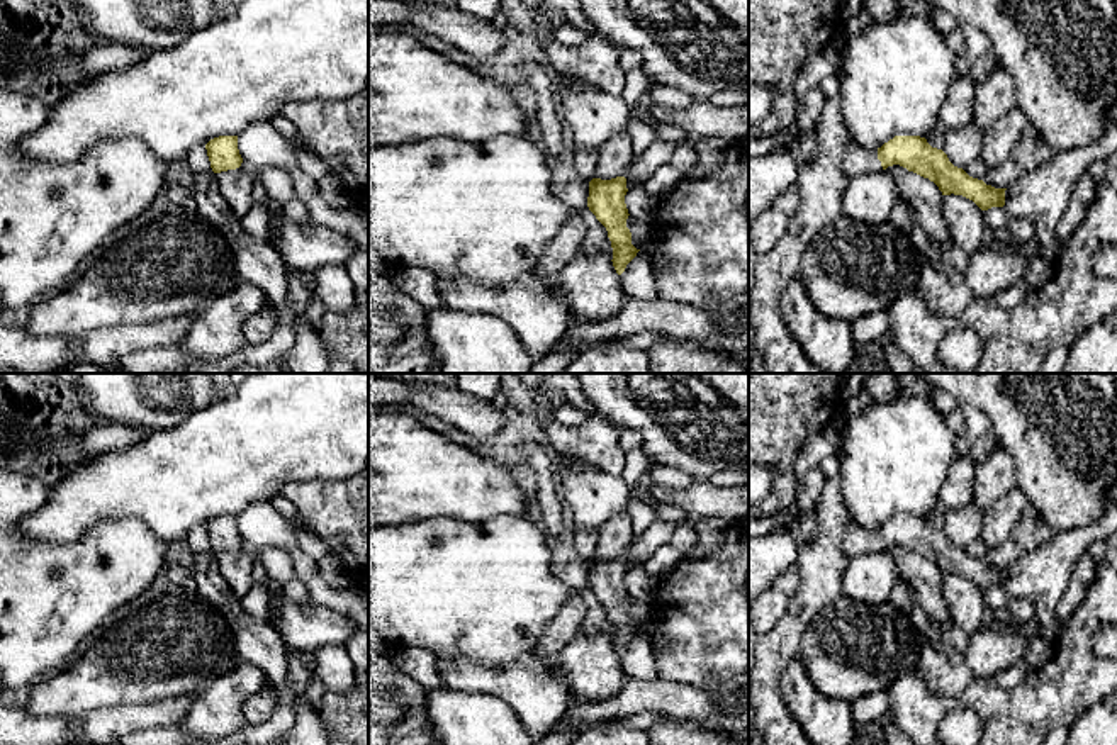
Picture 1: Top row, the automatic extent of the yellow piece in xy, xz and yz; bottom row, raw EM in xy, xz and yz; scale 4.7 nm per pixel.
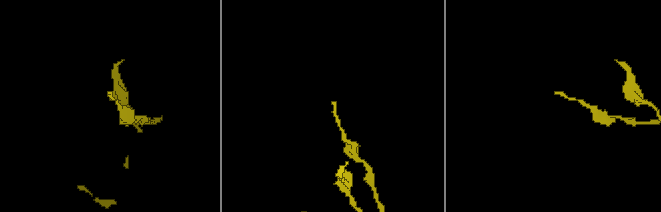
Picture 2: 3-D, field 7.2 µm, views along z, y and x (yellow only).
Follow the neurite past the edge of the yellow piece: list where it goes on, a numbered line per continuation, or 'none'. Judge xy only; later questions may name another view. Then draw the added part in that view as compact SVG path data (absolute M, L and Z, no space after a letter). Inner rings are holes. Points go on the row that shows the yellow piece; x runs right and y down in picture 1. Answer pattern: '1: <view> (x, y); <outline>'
none

